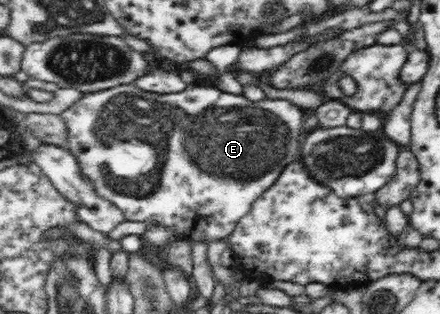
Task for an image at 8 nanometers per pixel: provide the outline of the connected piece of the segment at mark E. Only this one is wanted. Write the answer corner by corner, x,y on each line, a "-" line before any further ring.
133,83
113,86
106,90
87,93
62,112
60,117
62,117
62,120
66,123
66,129
68,129
68,146
65,149
78,159
82,168
82,175
92,179
99,195
122,210
126,220
165,225
176,233
178,239
184,239
192,246
196,241
209,243
226,238
234,230
235,224
249,212
251,204
259,196
262,196
268,188
274,186
274,181
278,178
281,170
290,161
299,158
298,148
303,143
300,142
300,128
303,128
304,123
304,110
302,108
294,106
288,100
250,102
244,96
230,94
230,92
226,94
226,92
220,92
218,88
210,88
210,86
185,88
176,92
176,94
152,94
152,92
138,88

